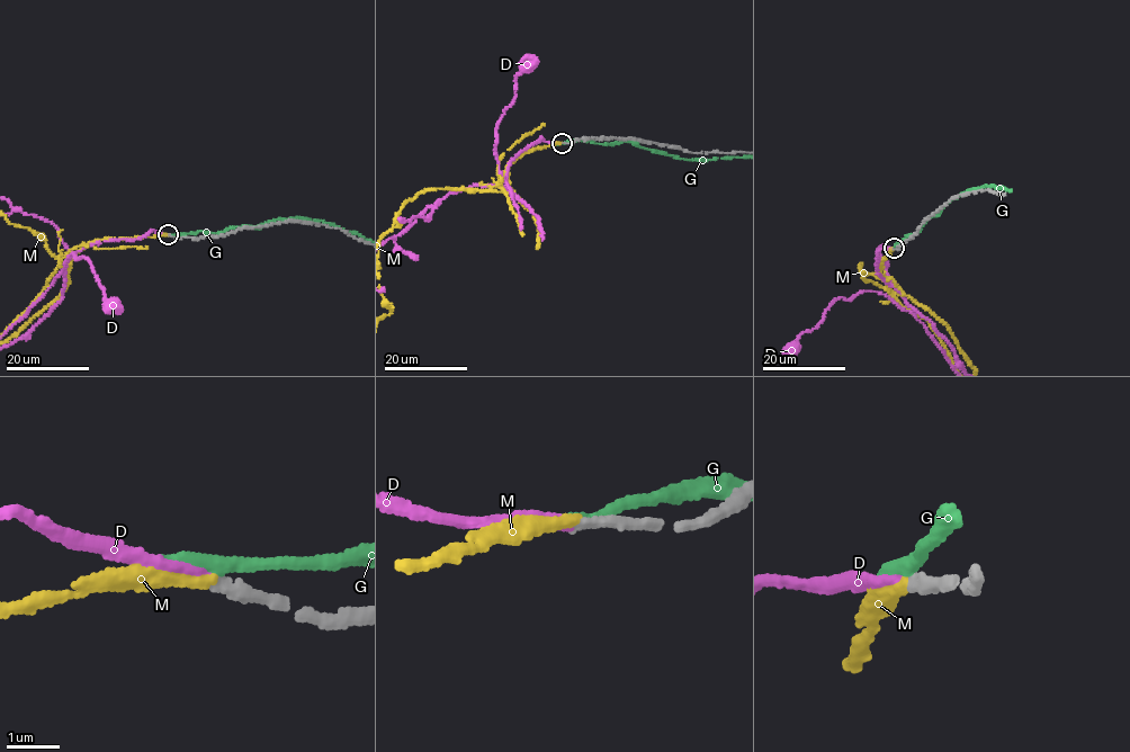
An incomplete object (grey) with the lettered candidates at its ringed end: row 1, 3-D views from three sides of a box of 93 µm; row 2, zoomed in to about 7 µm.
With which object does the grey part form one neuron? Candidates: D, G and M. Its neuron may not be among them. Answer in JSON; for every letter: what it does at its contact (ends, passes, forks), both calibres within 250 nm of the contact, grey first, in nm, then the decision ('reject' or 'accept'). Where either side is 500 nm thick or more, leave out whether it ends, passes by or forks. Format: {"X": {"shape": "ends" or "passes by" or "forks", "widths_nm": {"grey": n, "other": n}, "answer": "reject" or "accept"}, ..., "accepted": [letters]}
{"D": {"shape": "ends", "widths_nm": {"grey": 200, "other": 190}, "answer": "accept"}, "G": {"shape": "passes by", "widths_nm": {"grey": 220, "other": 240}, "answer": "reject"}, "M": {"shape": "ends", "widths_nm": {"grey": 220, "other": 200}, "answer": "reject"}, "accepted": ["D"]}

